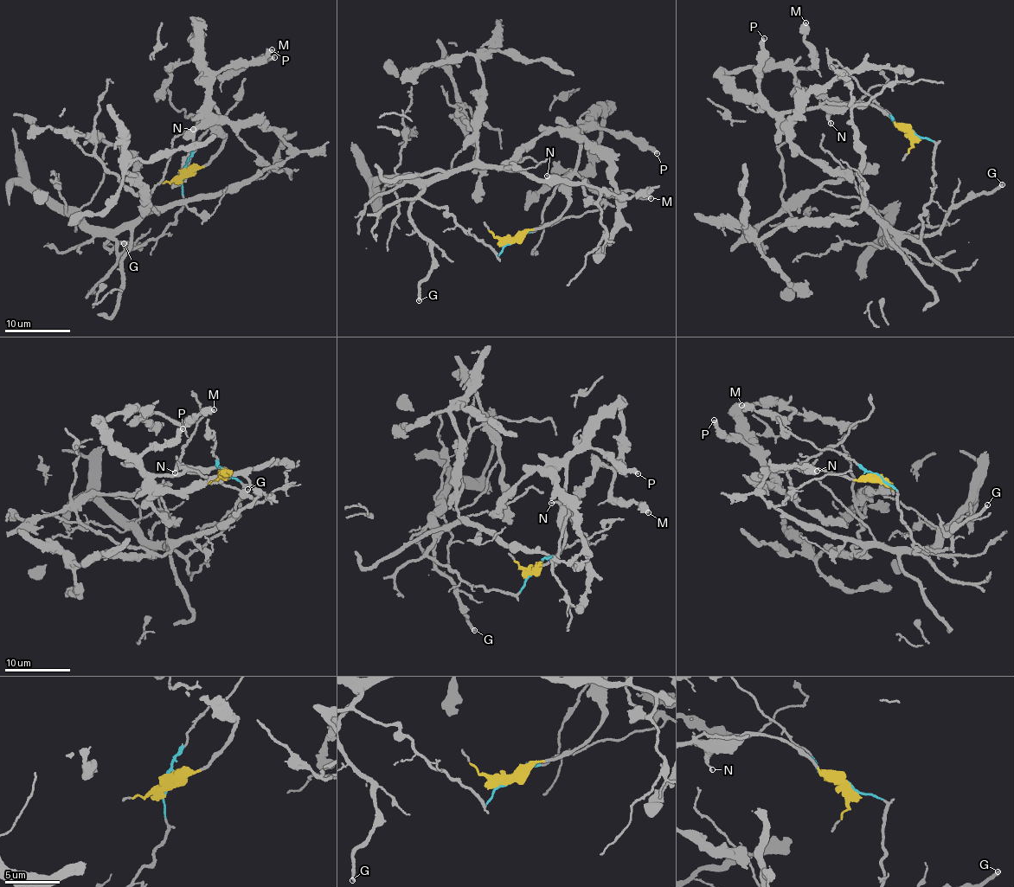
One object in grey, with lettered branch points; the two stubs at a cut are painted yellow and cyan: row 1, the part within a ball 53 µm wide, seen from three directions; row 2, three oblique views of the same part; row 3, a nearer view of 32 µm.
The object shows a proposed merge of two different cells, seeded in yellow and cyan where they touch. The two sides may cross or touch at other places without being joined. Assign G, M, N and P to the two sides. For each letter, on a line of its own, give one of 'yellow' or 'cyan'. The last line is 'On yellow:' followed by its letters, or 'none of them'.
G: cyan
M: yellow
N: yellow
P: yellow
On yellow: M, N, P

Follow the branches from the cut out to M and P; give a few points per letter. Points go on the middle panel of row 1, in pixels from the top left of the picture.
M: (510, 241), (548, 224), (565, 208), (580, 131), (597, 112), (605, 112), (599, 150), (584, 184), (651, 197)
P: (510, 241), (548, 224), (565, 208), (584, 131), (626, 131), (657, 153)

